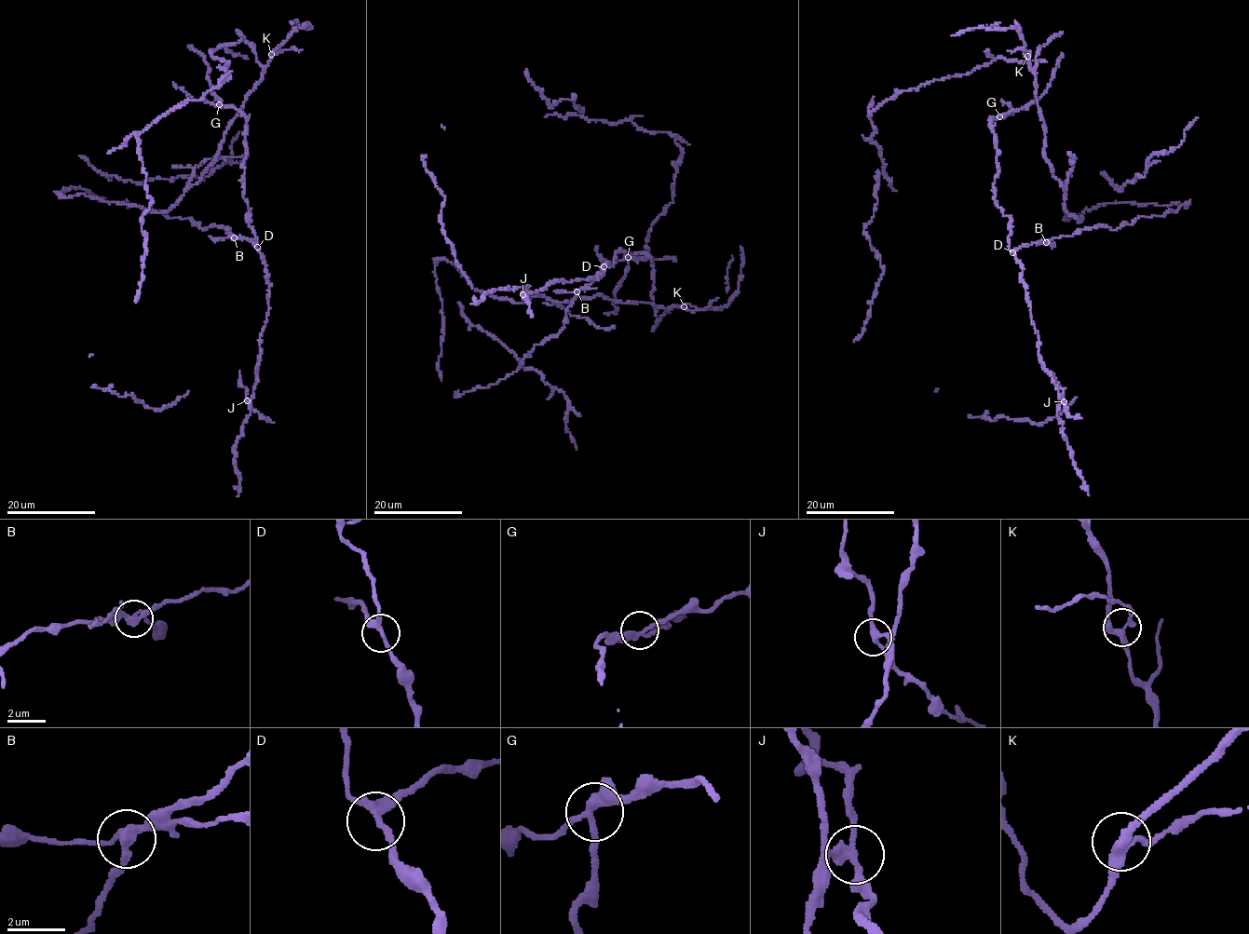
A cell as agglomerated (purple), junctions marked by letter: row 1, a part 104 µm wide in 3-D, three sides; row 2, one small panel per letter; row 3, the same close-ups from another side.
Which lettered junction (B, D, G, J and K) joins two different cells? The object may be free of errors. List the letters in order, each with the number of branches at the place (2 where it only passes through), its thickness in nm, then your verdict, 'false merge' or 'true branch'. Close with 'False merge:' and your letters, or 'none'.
B: 3 branches meet; 240 nm thick; true branch
D: 3 branches meet; 280 nm thick; true branch
G: 3 branches meet; 280 nm thick; true branch
J: 3 branches meet; 260 nm thick; false merge
K: 3 branches meet; 280 nm thick; true branch
False merge: J

